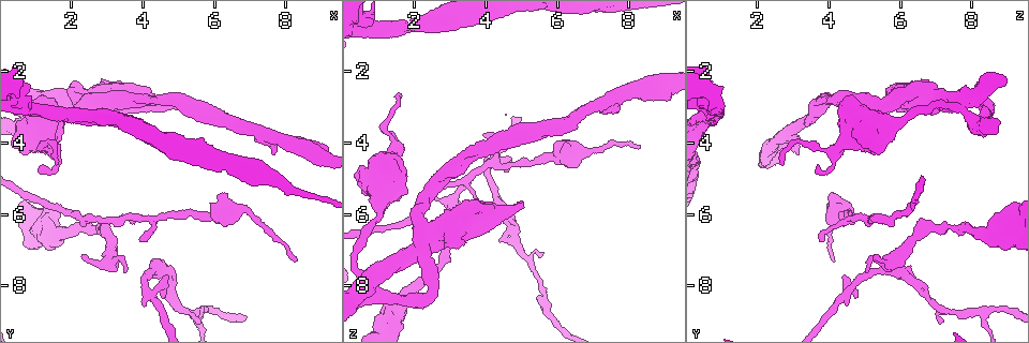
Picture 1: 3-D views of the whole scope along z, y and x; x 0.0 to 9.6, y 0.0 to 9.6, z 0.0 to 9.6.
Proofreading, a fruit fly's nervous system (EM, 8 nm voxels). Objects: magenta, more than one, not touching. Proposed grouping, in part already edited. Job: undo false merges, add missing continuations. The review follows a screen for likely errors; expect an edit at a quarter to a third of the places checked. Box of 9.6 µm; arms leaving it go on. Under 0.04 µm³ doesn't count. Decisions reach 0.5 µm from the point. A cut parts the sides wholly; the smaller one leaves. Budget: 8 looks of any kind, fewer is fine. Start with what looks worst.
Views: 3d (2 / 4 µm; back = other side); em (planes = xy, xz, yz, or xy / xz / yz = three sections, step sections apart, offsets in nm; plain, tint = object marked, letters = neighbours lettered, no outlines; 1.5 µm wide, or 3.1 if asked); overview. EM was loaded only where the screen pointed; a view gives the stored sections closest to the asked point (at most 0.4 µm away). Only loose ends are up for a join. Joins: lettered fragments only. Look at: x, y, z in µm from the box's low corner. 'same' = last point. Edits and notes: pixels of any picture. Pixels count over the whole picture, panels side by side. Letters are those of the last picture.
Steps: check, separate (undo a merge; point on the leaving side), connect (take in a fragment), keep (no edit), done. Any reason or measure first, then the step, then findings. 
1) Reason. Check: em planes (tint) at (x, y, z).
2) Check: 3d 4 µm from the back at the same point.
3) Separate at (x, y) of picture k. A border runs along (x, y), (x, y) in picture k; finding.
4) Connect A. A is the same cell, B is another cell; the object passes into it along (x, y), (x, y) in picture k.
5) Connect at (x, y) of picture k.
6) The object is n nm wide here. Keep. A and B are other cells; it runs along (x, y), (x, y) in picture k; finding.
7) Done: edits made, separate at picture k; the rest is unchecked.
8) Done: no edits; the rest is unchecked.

Two arms in line, one across. Check: em yz step 8 (tint) at (5.60, 8.75, 8.35).

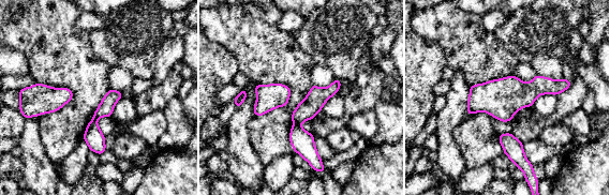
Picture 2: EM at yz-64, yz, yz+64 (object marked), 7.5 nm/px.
Check: em xy step 4 (letters) at the same point.

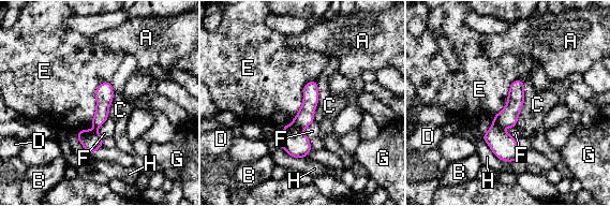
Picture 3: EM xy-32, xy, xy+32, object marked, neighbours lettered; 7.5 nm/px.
Separate at (293, 140) of picture 3. A, B, C, D, E, F, G and H are other cells; a border runs along (293, 123), (301, 130) in picture 3; a second neuron is stuck on.

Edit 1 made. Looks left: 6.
Branch stops here. Check: em planes (tint) at (3.95, 6.65, 3.75).

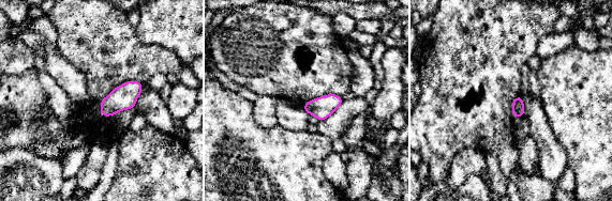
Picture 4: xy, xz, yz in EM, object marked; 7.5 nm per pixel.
Check: em planes (letters) at the same point.

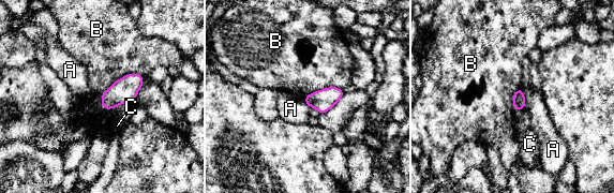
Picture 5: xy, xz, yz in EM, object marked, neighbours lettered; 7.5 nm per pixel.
The object is 100 nm wide here. Keep. A, B and C are other cells; no lettered fragment goes on from it.

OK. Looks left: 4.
Stops while still wide. Check: em planes (letters) at (9.10, 4.30, 2.85).

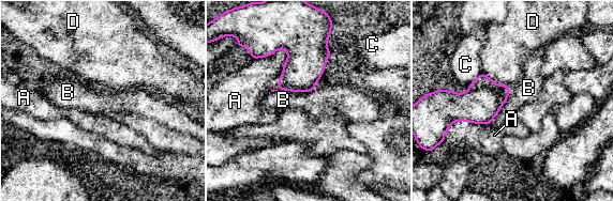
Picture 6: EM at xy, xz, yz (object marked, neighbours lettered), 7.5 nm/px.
Keep. A, B, C and D are other cells; a border runs along (279, 89), (293, 92) in picture 6; none of them fits.

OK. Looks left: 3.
Done: edits made, separate at picture 3; the rest is unchecked.

